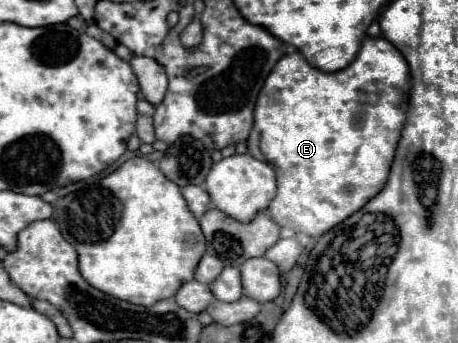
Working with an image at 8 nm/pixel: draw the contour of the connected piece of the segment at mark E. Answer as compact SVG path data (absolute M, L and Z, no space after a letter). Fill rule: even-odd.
M365 38L353 64L331 74L313 68L301 52L287 54L275 64L259 92L247 146L251 156L275 166L277 196L267 212L279 226L321 236L363 208L385 186L407 112L407 96L397 88L409 88L409 66L401 52L385 38Z

